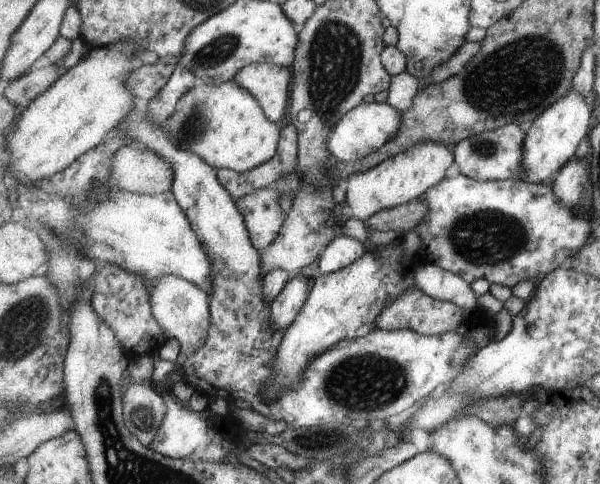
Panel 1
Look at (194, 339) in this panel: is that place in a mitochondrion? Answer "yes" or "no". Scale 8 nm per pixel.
no

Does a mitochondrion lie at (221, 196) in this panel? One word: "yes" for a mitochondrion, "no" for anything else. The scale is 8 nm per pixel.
no

